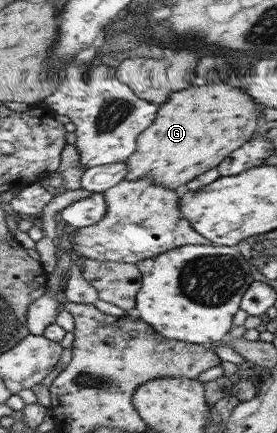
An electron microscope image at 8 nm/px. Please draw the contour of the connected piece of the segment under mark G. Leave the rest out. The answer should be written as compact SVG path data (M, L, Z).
M210 83L206 87L188 87L180 93L172 93L172 101L159 104L160 111L152 123L140 132L136 151L125 161L126 174L124 181L136 181L148 177L152 185L160 185L164 189L180 190L182 185L192 181L193 177L215 168L229 153L244 145L248 137L255 131L258 109L250 97L246 97L240 89L232 89L224 83Z

